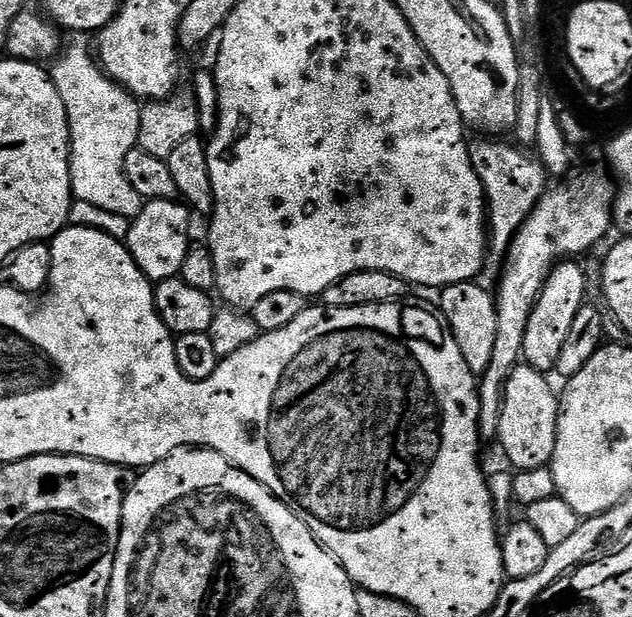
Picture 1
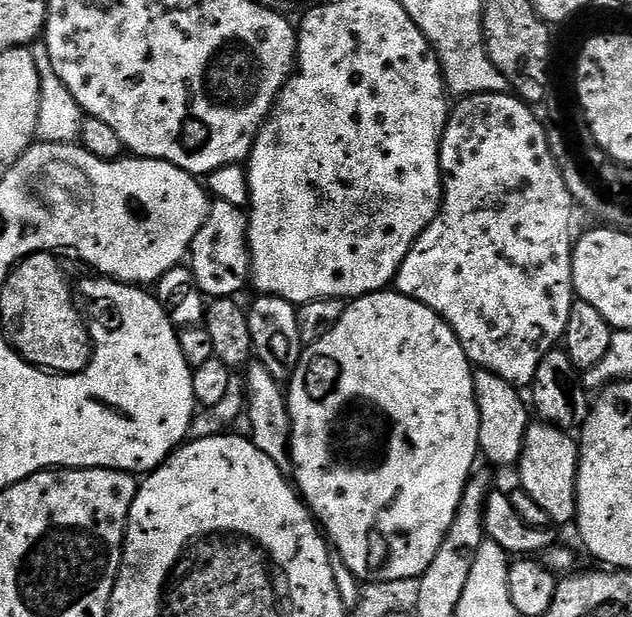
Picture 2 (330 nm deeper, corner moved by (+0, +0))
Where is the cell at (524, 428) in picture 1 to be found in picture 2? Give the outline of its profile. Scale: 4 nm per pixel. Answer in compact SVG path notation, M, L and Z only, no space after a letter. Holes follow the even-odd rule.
M543 422L529 423L518 461L519 487L526 494L530 494L530 498L534 498L534 502L538 502L542 510L546 510L553 525L571 525L576 519L576 479L579 461L580 445L571 431Z

